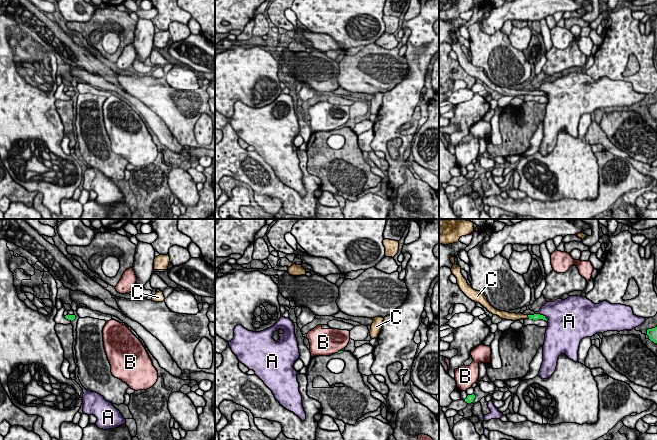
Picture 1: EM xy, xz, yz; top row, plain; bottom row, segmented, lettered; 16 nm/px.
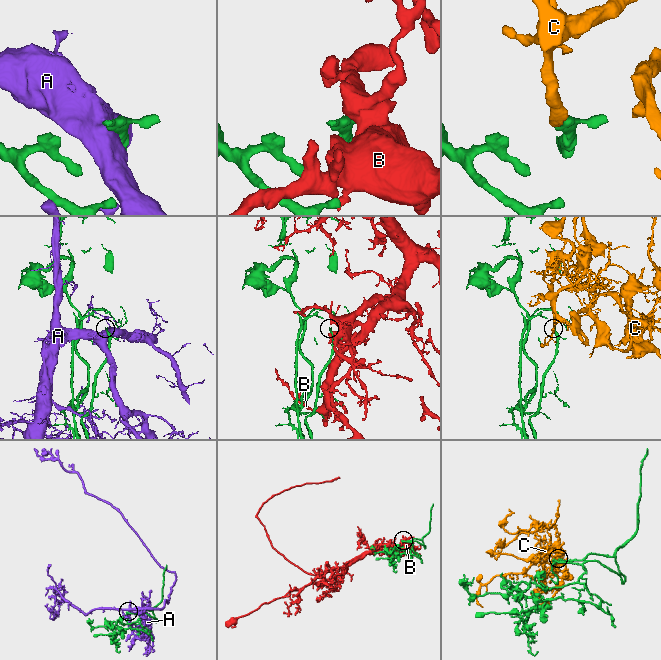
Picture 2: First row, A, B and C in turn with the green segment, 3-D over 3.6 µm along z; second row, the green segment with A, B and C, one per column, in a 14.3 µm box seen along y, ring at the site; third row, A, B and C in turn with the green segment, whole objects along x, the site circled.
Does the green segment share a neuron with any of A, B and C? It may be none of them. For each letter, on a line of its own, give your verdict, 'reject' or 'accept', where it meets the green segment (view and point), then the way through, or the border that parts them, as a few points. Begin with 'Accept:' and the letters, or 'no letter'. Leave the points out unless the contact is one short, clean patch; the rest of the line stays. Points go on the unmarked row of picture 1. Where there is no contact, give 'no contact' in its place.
Accept: C
A: reject; contact yz (541, 91)
B: reject; contact xz (339, 127)
C: accept; contact yz (528, 92); way yz (536, 92), (528, 92), (513, 92)

